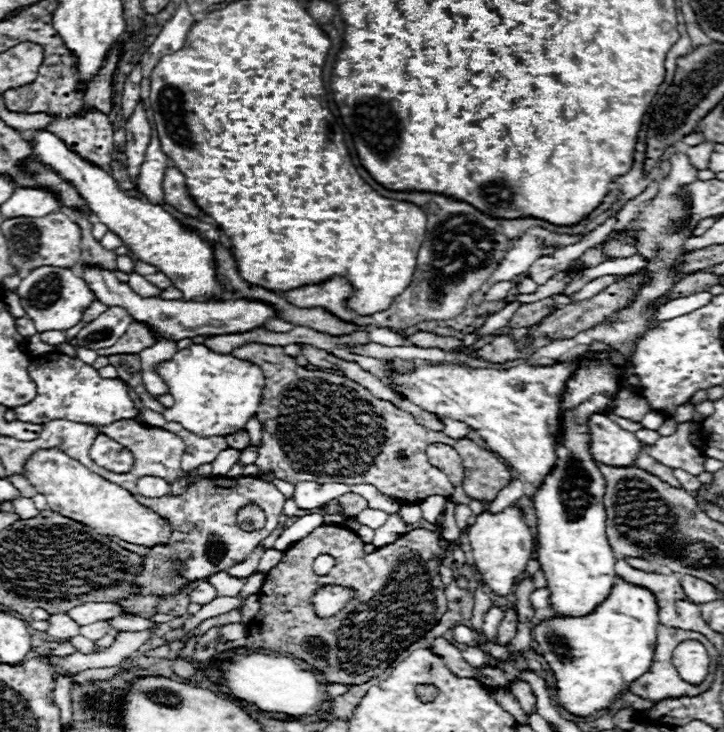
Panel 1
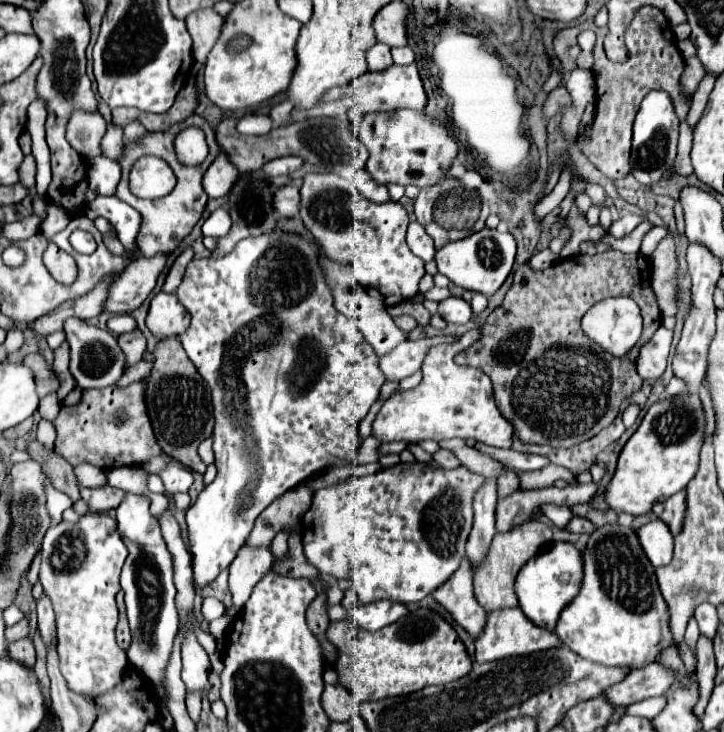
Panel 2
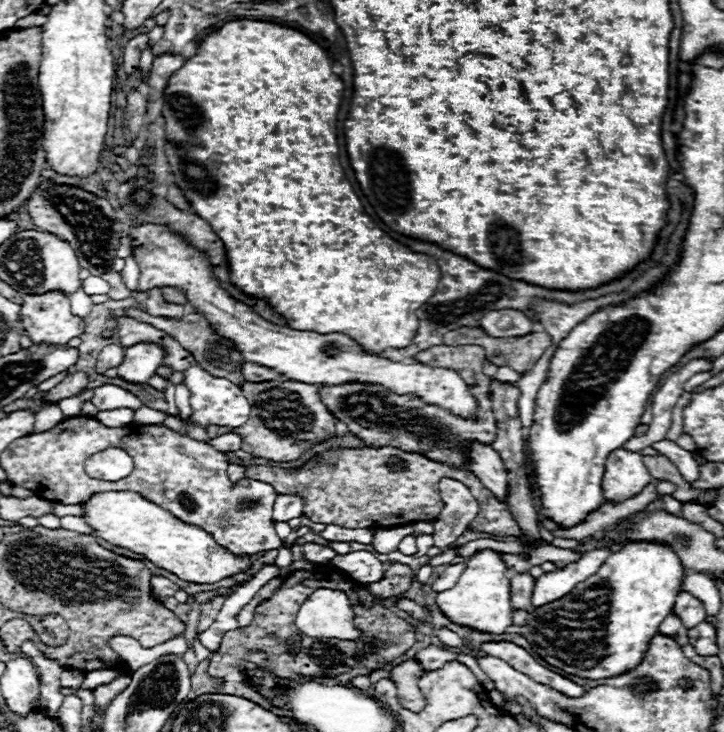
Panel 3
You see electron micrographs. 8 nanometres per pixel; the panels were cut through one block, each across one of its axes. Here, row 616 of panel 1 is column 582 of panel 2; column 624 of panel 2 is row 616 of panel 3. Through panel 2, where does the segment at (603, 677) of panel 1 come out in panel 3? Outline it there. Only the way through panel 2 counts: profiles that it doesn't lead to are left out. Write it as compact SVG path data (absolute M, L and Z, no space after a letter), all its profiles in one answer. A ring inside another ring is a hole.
M628 542L612 552L596 574L580 582L572 596L528 612L520 634L548 664L580 676L610 678L638 666L658 626L672 612L686 570L676 552L662 542Z

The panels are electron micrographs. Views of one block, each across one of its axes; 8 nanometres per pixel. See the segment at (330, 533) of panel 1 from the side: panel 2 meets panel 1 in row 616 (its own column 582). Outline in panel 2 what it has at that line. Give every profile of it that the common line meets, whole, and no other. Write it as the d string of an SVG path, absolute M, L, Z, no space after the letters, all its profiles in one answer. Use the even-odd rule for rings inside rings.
M606 250L594 256L576 254L556 262L546 270L534 270L528 264L522 264L514 274L512 288L508 290L504 302L482 324L480 340L460 352L456 356L456 362L460 366L480 368L484 374L490 376L496 404L500 412L512 422L522 442L548 444L554 448L572 448L610 426L618 416L624 398L630 398L642 388L642 378L636 372L636 356L640 346L650 340L660 324L662 316L650 284L650 262L648 258L644 258L642 252L622 254L618 250ZM612 296L630 296L632 300L636 300L644 316L642 340L624 356L612 356L602 348L596 348L596 344L592 344L588 336L584 336L580 324L584 312L588 312L594 302Z

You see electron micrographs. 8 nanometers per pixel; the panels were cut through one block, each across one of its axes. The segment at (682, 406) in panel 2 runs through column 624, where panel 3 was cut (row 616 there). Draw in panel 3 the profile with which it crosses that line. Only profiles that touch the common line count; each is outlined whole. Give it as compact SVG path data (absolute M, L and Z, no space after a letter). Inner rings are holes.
M482 550L466 562L458 584L436 596L440 612L454 624L468 626L478 632L504 634L512 624L512 604L510 604L510 580L506 576L506 566L492 550Z

